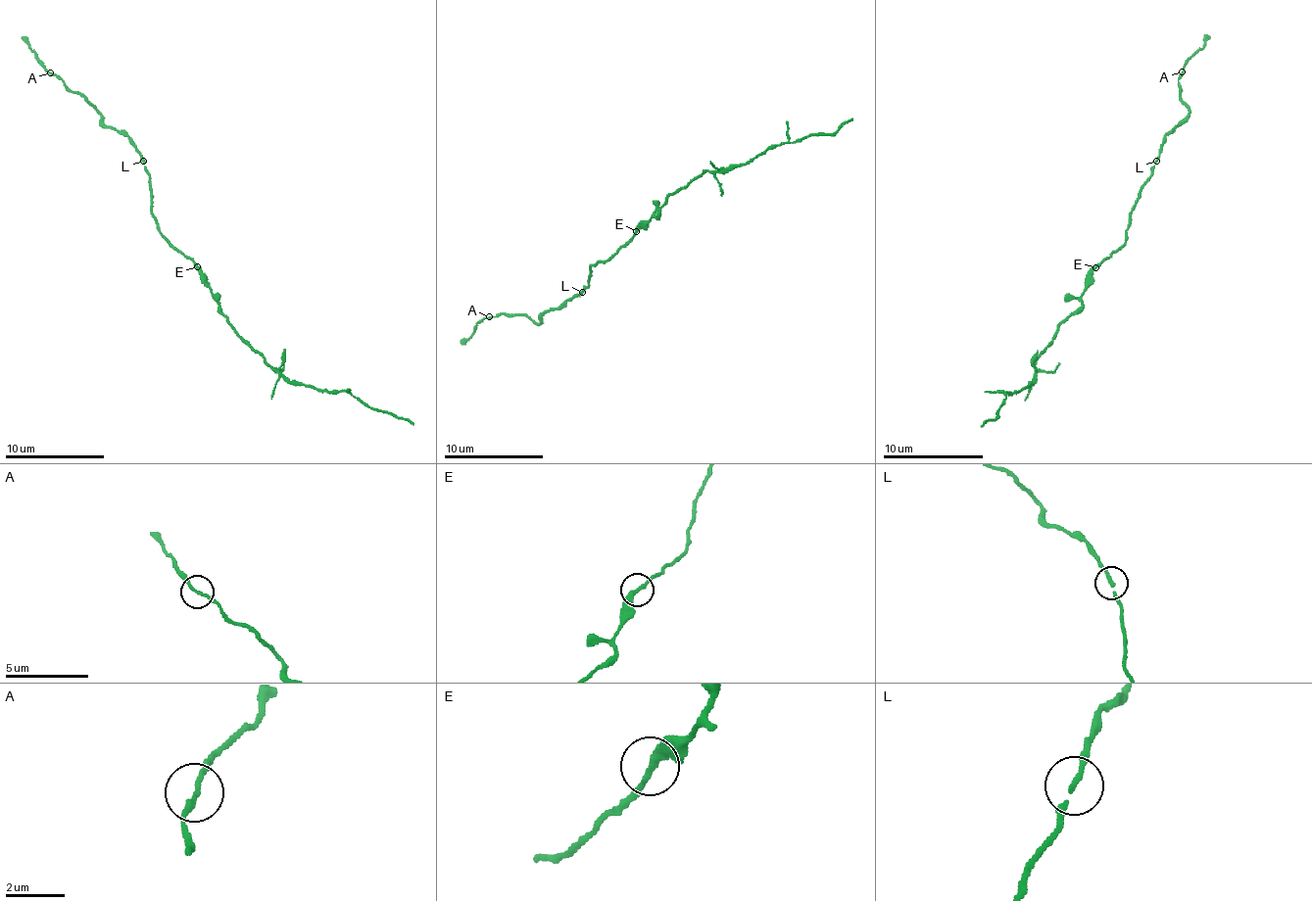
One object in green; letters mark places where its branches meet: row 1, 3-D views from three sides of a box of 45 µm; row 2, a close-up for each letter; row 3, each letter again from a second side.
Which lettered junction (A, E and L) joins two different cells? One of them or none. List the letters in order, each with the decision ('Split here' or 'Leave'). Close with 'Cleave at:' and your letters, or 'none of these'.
A: Leave
E: Split here
L: Leave
Cleave at: E

